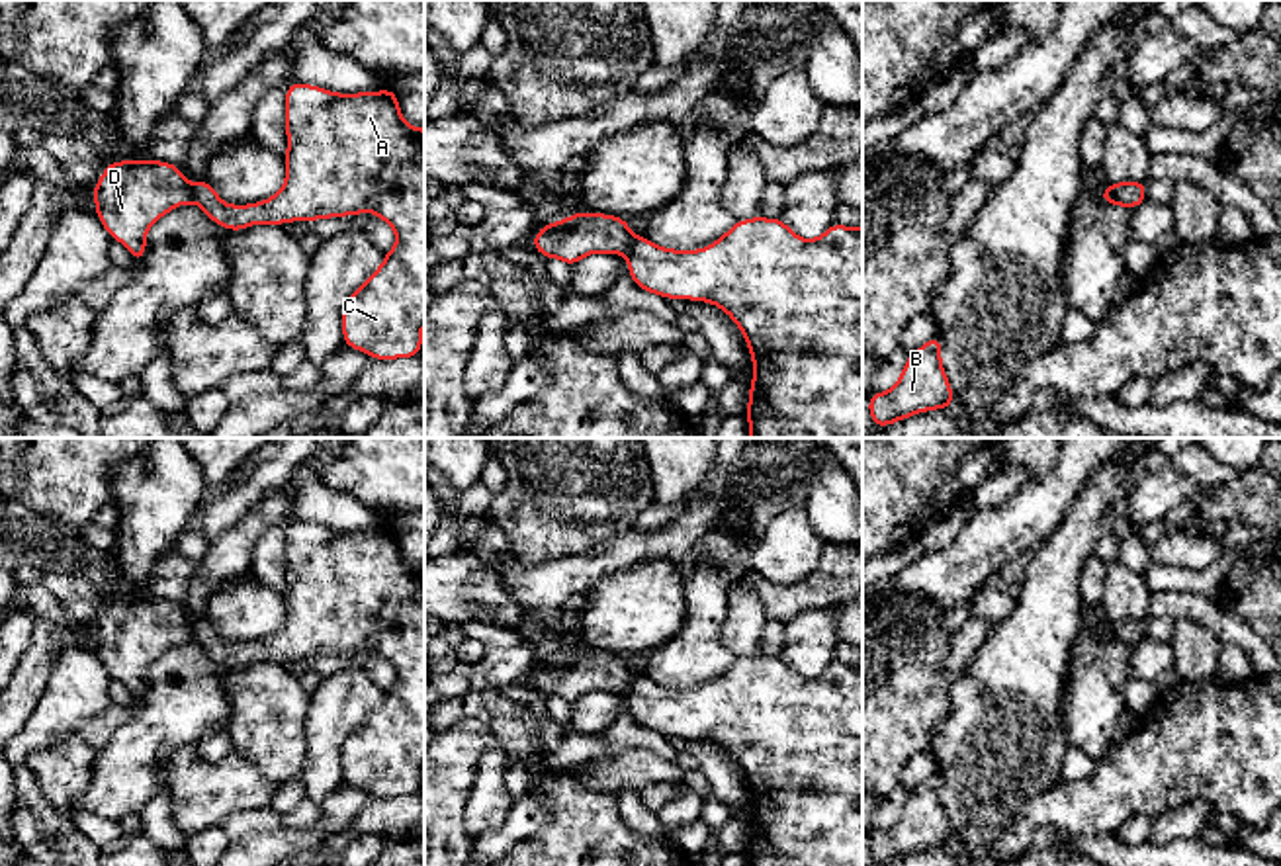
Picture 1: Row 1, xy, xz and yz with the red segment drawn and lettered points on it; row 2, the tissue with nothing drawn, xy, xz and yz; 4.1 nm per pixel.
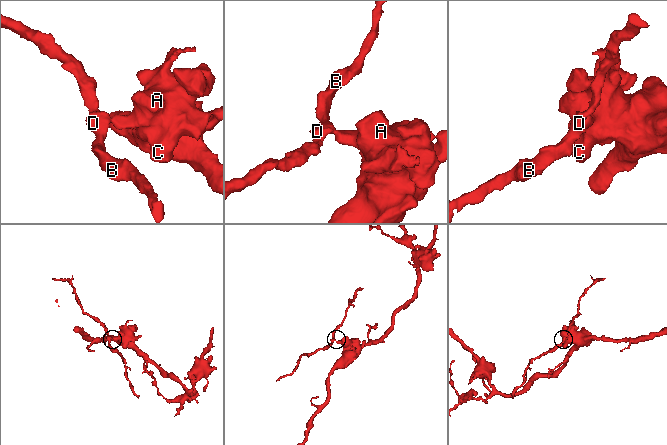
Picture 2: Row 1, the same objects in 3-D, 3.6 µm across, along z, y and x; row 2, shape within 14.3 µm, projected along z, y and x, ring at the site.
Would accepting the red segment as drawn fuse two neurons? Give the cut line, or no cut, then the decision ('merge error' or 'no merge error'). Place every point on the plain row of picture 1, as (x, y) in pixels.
cut in xy along (192, 624), (196, 638); merge error

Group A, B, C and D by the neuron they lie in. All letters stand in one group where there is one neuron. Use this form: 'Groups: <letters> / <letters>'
Groups: A C / B D

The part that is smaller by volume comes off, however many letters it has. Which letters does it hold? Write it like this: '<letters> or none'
B, D

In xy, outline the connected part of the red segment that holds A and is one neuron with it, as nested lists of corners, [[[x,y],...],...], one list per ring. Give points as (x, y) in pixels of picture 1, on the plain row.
[[[291,520],[286,528],[287,602],[286,622],[266,639],[250,643],[223,641],[207,618],[194,624],[196,641],[219,665],[241,669],[254,661],[282,663],[374,649],[389,661],[397,682],[385,690],[383,702],[350,733],[342,745],[344,784],[366,790],[374,798],[420,794],[424,762],[424,567],[411,565],[397,543],[397,528],[334,532],[319,524]]]

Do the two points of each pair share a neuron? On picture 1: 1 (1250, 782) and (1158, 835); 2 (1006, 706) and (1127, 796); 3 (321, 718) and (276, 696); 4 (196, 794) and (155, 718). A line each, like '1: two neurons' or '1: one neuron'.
1: two neurons
2: two neurons
3: two neurons
4: two neurons

